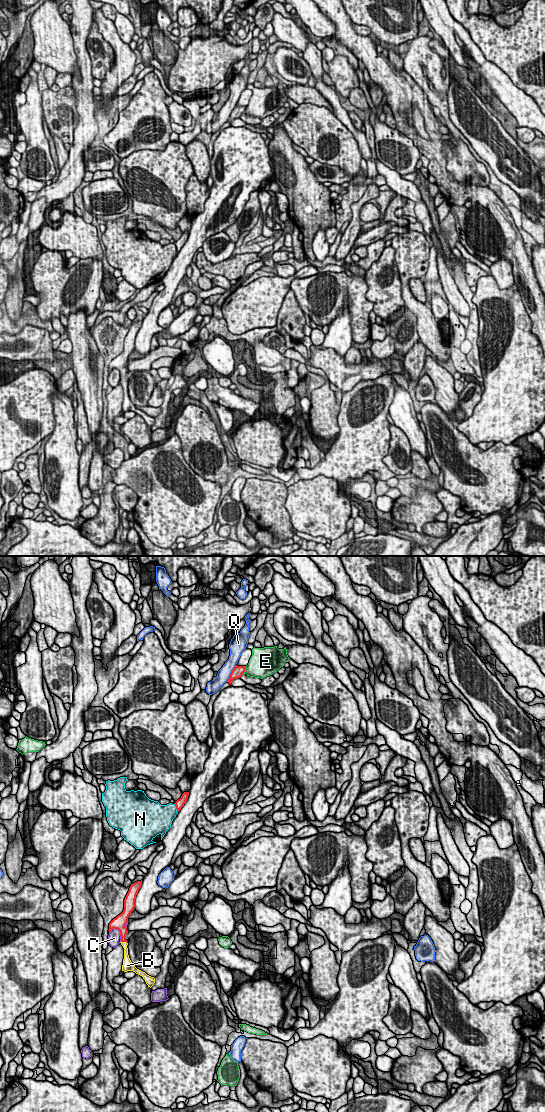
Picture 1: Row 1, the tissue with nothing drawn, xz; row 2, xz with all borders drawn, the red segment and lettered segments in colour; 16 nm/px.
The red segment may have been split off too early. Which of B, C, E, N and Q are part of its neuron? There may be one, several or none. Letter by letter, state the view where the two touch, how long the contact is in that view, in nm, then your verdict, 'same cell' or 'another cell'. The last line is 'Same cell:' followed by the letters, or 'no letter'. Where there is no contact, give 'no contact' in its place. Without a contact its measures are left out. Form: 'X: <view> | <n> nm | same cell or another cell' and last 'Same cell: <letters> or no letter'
B: xz | 100 nm | same cell
C: xz | 260 nm | another cell
E: xz | 140 nm | another cell
N: xz | 180 nm | another cell
Q: xz | 300 nm | another cell
Same cell: B

